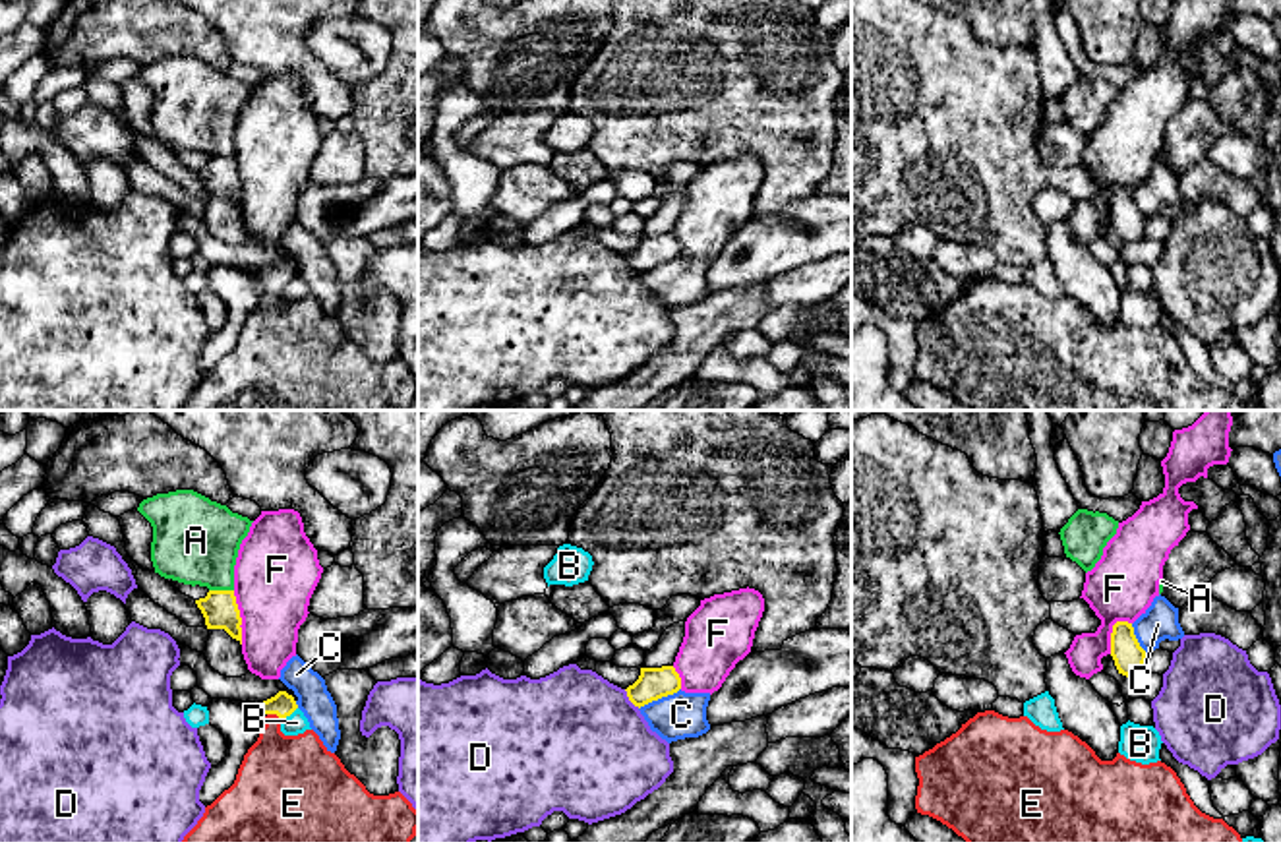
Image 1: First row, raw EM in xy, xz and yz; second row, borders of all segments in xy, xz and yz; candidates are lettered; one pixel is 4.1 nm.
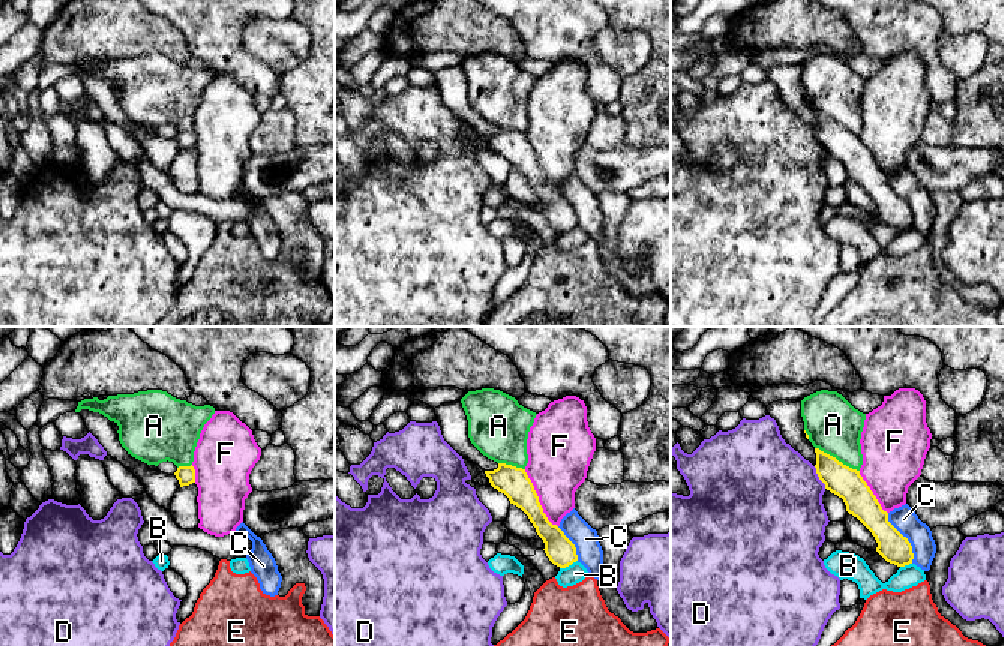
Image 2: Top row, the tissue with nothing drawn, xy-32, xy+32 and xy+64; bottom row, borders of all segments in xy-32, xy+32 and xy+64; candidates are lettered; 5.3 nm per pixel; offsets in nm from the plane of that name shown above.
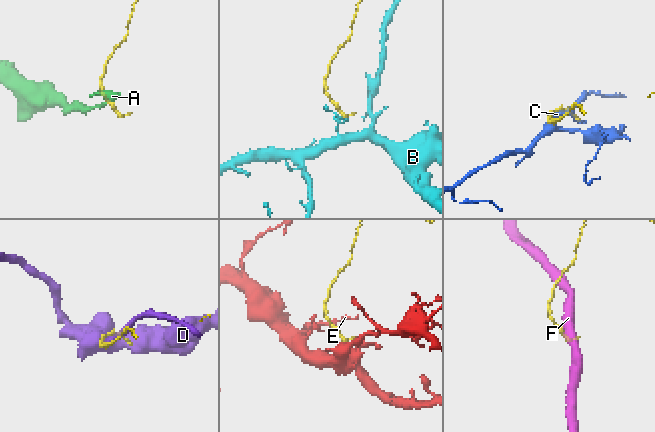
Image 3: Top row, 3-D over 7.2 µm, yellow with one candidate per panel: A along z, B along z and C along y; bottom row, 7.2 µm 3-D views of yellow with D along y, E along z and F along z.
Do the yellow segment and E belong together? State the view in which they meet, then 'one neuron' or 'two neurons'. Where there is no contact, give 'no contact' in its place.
contact in xy; one neuron

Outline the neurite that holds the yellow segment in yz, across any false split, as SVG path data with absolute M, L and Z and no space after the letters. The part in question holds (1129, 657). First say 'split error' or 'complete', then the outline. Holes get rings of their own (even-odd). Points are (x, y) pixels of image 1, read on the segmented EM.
complete; M1117 621L1111 633L1111 656L1118 674L1130 677L1142 674L1146 650L1140 647L1134 627L1128 621Z

